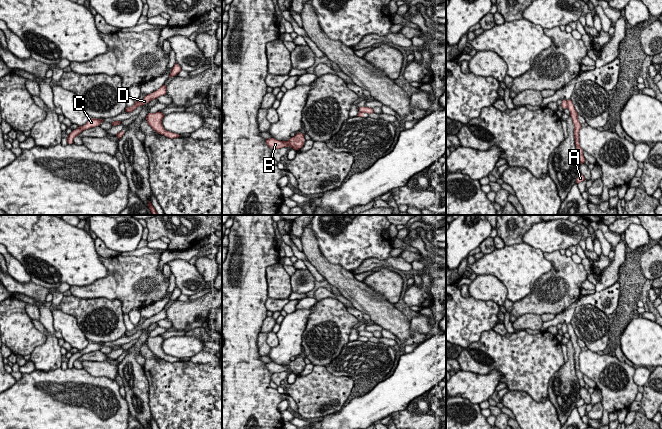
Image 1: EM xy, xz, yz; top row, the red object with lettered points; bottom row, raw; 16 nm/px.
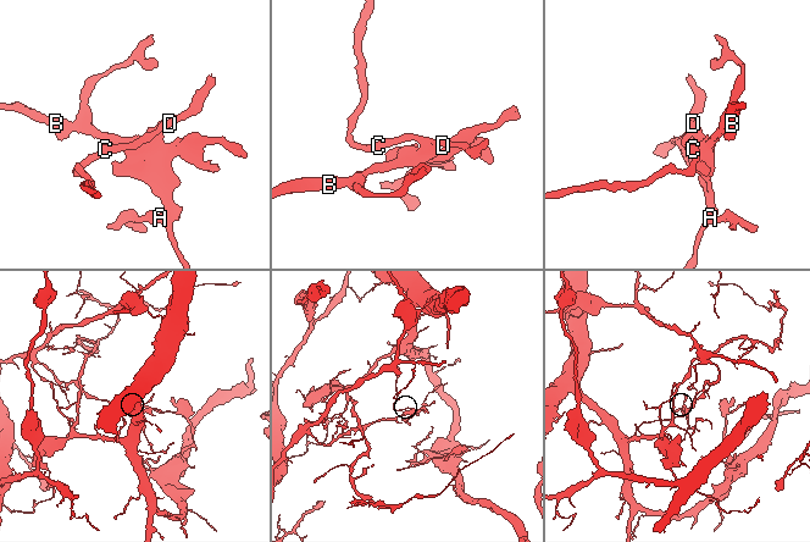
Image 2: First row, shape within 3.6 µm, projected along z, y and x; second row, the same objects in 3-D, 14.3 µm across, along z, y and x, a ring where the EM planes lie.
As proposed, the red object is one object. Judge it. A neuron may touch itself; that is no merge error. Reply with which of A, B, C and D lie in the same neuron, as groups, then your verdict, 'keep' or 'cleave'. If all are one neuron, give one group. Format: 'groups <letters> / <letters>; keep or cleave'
groups A B / C D; cleave

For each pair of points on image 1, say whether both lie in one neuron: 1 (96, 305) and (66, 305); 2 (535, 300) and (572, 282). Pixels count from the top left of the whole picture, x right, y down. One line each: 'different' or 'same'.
1: same
2: same

